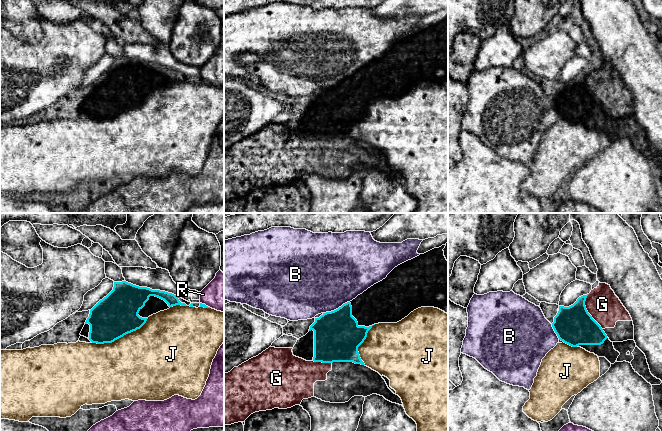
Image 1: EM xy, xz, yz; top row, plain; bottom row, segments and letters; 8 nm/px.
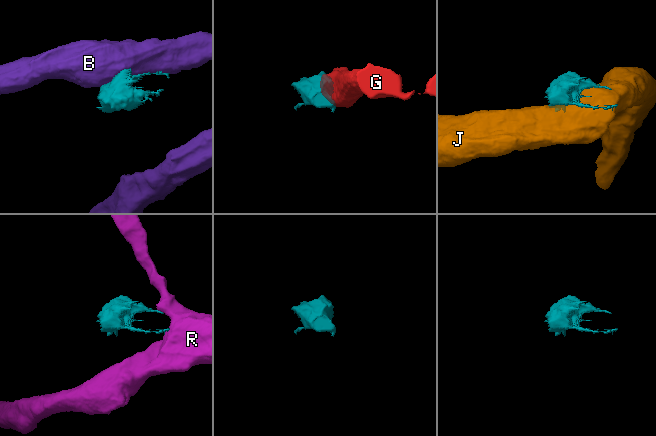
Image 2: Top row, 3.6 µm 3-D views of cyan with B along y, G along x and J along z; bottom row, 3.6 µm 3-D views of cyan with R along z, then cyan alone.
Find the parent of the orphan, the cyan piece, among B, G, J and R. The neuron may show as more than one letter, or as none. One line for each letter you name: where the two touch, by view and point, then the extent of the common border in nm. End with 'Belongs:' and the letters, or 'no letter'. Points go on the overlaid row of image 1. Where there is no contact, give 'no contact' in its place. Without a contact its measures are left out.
Belongs: no letter

